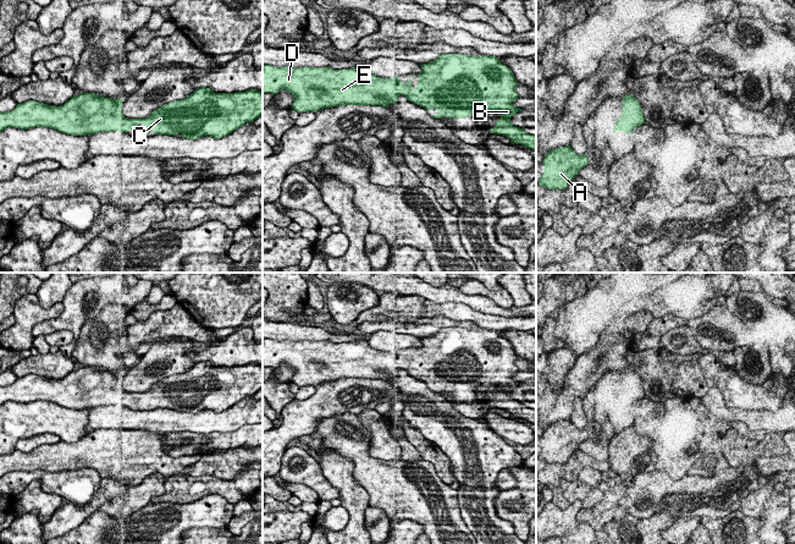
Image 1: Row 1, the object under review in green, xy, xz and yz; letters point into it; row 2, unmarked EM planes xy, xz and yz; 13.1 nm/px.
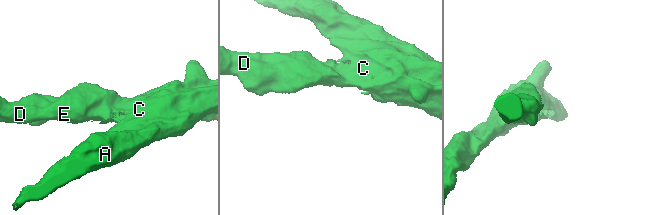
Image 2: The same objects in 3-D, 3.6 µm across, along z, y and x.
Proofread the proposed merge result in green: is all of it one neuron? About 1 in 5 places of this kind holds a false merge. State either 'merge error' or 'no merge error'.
no merge error

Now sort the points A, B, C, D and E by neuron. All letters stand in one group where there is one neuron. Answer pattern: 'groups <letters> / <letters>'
groups A B C D E

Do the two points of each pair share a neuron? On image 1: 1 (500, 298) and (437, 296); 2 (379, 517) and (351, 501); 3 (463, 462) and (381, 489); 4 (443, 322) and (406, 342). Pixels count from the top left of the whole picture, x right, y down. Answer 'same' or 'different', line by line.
1: different
2: different
3: different
4: different

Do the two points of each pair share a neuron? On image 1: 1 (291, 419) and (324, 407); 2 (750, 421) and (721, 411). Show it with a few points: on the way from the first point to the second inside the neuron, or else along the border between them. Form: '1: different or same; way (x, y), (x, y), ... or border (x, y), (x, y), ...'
1: same; way (299, 417), (315, 408)
2: same; way (743, 415), (728, 413)

